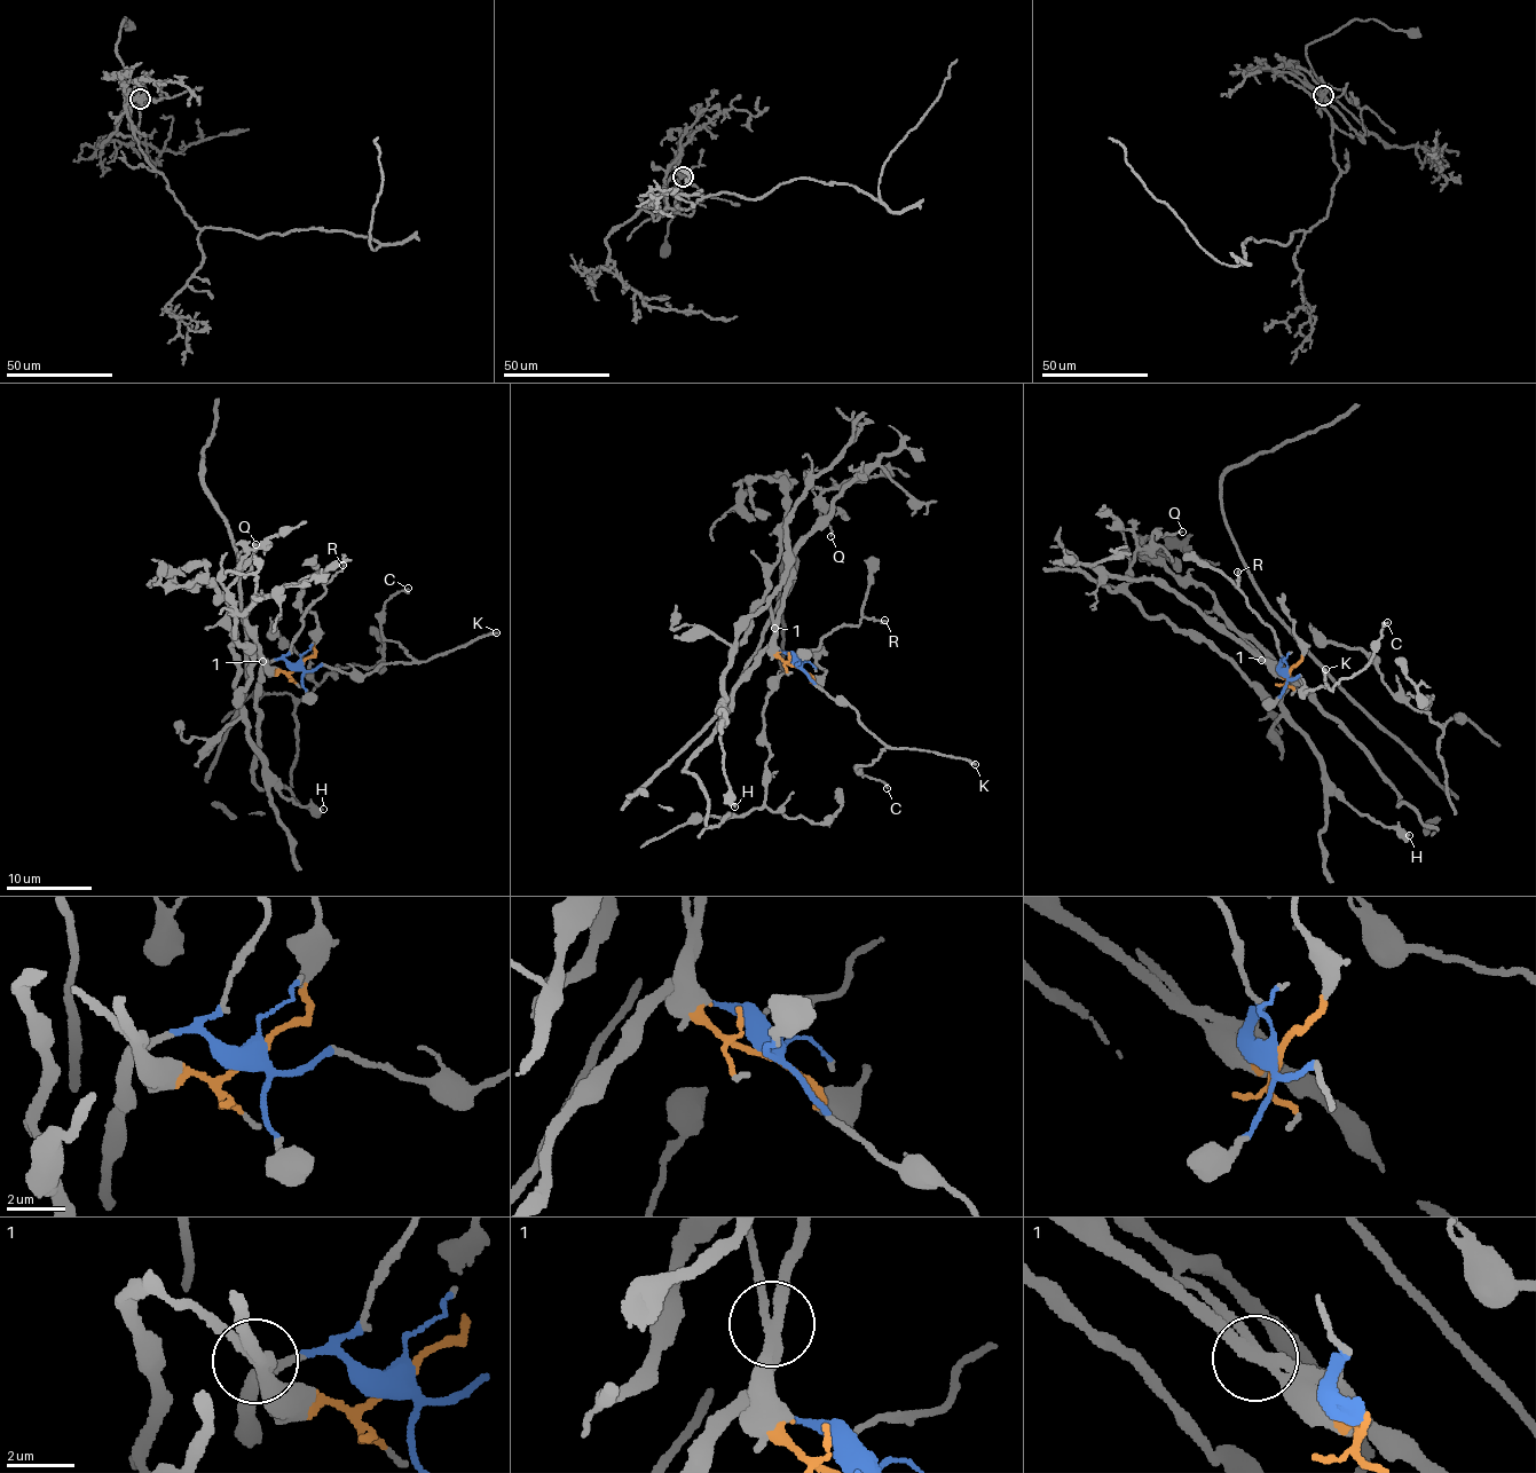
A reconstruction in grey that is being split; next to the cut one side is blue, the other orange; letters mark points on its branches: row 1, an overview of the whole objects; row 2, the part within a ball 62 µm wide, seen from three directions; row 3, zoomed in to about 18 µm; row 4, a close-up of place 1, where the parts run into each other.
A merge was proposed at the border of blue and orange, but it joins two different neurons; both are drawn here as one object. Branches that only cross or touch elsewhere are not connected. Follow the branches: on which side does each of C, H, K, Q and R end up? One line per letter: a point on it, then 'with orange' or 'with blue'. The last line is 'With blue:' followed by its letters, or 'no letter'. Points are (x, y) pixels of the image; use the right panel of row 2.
C: place (1387, 622); with blue
H: place (1409, 835); with orange
K: place (1325, 669); with blue
Q: place (1182, 532); with orange
R: place (1237, 572); with blue
With blue: C, K, R

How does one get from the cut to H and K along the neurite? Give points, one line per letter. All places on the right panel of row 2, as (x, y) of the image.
H: (1290, 672), (1286, 677), (1261, 660), (1245, 637), (1285, 675), (1282, 711), (1330, 780), (1359, 812), (1410, 834)
K: (1288, 672), (1290, 678), (1300, 678), (1305, 687), (1301, 691), (1321, 686), (1331, 690), (1324, 684), (1325, 669)

